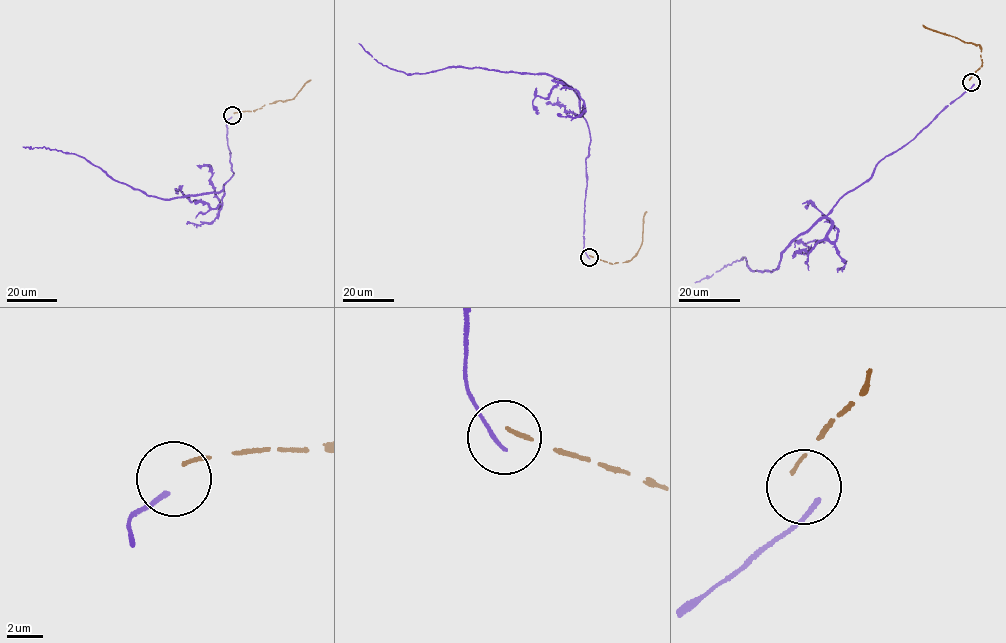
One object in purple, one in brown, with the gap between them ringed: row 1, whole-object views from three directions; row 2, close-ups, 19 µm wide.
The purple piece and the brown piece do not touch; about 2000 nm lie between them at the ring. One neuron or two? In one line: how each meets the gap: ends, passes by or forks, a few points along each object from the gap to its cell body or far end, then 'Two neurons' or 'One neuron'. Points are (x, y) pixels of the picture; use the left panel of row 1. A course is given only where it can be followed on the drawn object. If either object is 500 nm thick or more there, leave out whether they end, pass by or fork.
At the ring purple ends. At the ring brown ends. Course of purple: (231, 117), (226, 126), (234, 173), (219, 192), (208, 194), (147, 196), (75, 154), (22, 147). Course of brown: (233, 113), (255, 111), (265, 105), (293, 98), (310, 80). Two neurons

